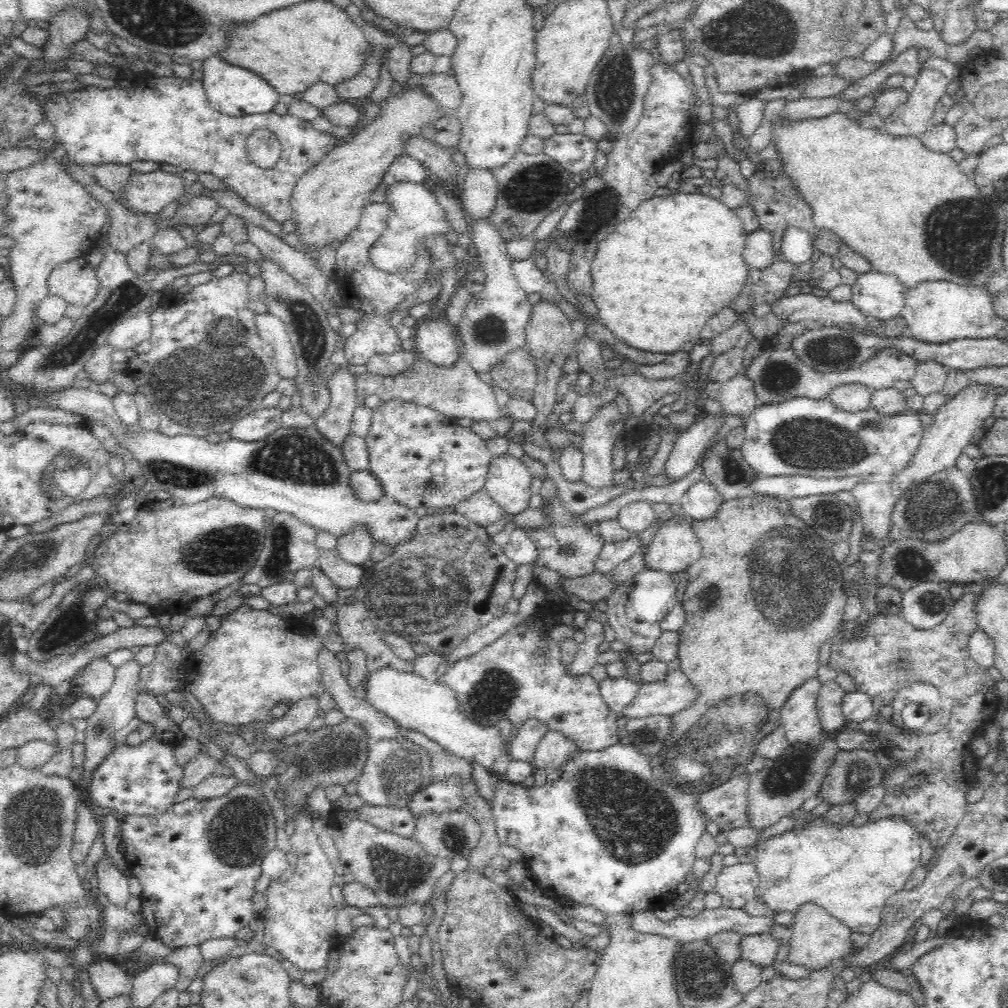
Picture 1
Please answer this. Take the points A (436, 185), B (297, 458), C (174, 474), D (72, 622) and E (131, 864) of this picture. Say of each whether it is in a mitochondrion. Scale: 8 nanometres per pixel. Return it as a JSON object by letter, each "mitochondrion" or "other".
{"A":"other","B":"mitochondrion","C":"mitochondrion","D":"mitochondrion","E":"other"}

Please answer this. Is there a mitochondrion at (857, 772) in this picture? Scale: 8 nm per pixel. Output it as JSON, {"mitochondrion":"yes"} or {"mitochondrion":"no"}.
{"mitochondrion":"yes"}

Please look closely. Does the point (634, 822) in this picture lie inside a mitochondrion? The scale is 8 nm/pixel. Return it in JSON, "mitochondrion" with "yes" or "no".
{"mitochondrion":"yes"}

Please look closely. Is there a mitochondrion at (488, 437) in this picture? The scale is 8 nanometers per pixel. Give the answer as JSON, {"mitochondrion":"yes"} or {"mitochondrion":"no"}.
{"mitochondrion":"no"}

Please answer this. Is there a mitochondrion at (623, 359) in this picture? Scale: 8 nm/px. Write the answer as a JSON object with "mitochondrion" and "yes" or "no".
{"mitochondrion":"no"}

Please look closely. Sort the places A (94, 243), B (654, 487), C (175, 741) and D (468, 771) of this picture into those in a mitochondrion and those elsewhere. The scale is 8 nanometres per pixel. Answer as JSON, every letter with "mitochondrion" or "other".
{"A":"other","B":"other","C":"other","D":"other"}

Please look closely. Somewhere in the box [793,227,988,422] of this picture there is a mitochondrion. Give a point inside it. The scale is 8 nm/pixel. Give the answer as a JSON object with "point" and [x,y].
{"point":[828,350]}

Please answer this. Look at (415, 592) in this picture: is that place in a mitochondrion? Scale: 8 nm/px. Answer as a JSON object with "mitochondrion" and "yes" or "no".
{"mitochondrion":"yes"}

